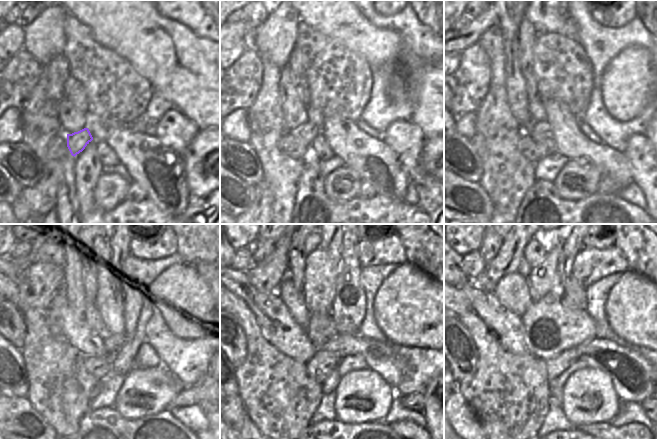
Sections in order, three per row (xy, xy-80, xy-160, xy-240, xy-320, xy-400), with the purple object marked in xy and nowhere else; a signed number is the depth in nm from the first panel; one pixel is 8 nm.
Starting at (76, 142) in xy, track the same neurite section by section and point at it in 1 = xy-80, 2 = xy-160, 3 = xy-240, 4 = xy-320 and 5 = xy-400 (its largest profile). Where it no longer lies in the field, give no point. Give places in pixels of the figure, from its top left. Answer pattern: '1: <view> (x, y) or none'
1: xy-80 (307, 132)
2: xy-160 (537, 130)
3: xy-240 (119, 355)
4: xy-320 (379, 356)
5: xy-400 (634, 379)

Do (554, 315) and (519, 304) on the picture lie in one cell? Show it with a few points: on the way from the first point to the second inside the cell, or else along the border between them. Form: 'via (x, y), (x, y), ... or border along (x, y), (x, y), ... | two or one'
border along (531, 302), (527, 310), (520, 317) | two

